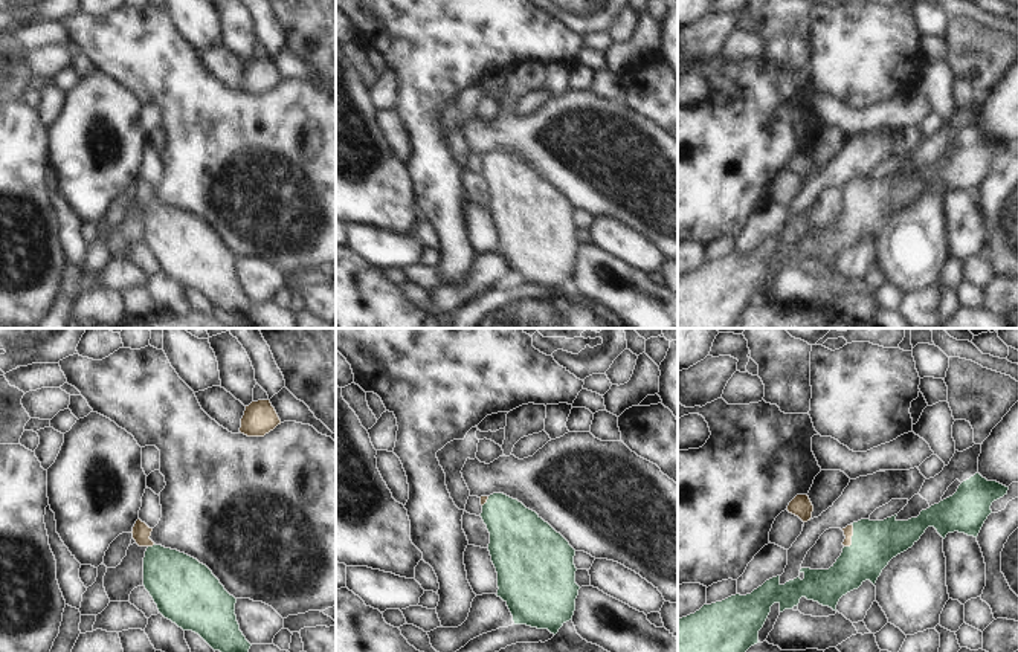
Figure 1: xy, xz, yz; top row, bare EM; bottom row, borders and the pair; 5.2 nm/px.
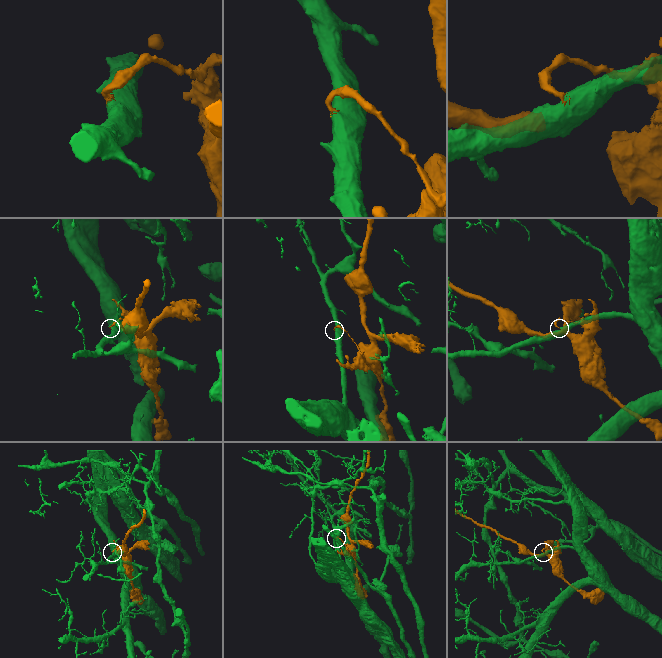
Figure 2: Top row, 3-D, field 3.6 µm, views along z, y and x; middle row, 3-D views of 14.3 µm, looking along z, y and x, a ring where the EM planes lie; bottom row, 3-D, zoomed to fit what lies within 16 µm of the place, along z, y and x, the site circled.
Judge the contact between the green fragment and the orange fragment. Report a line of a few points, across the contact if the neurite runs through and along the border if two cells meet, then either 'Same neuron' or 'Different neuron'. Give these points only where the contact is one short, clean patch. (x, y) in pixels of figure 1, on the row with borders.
Line: yz (875, 542), (852, 538), (849, 530). Same neuron

